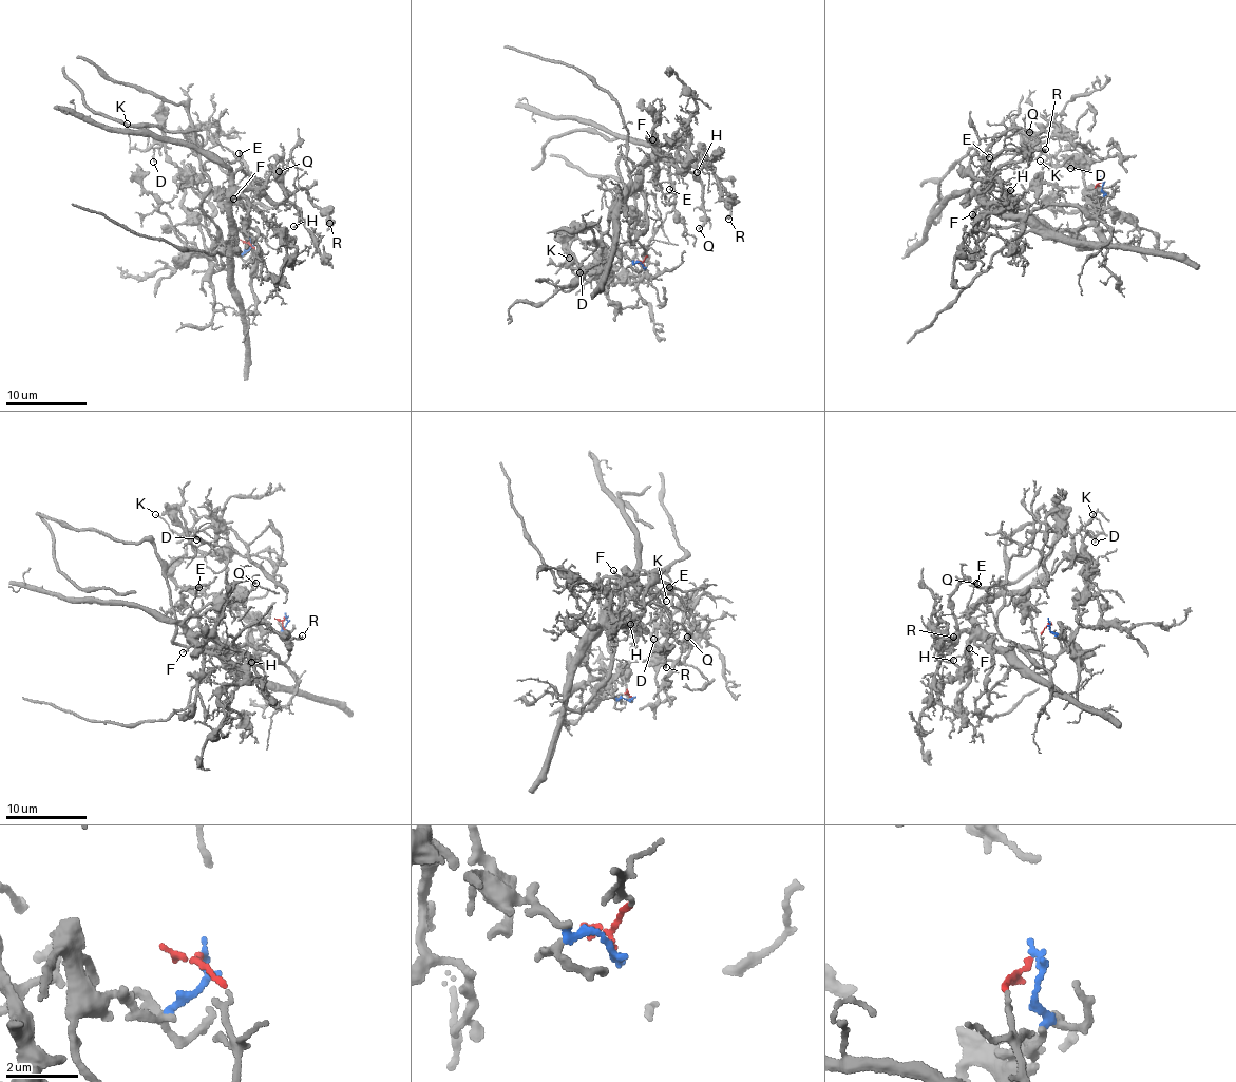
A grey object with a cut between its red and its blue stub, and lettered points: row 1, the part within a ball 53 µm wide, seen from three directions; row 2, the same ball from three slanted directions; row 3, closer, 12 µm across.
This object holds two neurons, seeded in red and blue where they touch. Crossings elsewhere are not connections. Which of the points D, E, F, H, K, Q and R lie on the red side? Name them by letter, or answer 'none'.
E, F, H, Q, R

